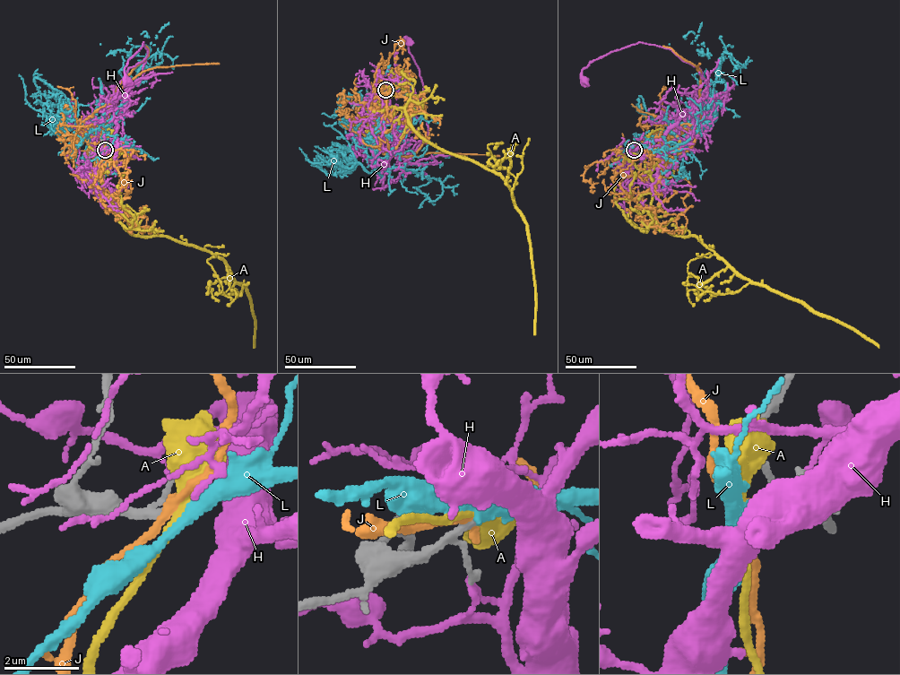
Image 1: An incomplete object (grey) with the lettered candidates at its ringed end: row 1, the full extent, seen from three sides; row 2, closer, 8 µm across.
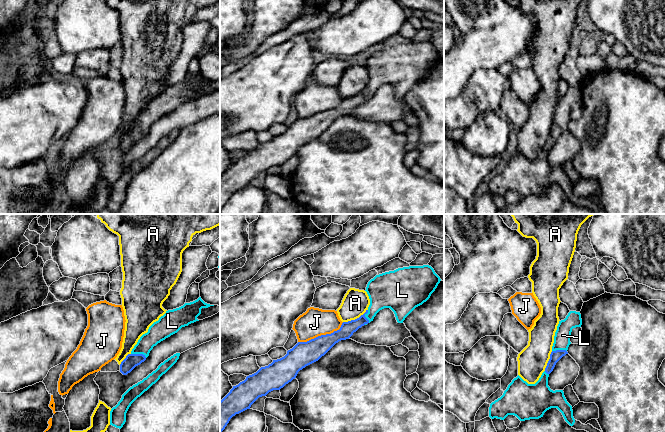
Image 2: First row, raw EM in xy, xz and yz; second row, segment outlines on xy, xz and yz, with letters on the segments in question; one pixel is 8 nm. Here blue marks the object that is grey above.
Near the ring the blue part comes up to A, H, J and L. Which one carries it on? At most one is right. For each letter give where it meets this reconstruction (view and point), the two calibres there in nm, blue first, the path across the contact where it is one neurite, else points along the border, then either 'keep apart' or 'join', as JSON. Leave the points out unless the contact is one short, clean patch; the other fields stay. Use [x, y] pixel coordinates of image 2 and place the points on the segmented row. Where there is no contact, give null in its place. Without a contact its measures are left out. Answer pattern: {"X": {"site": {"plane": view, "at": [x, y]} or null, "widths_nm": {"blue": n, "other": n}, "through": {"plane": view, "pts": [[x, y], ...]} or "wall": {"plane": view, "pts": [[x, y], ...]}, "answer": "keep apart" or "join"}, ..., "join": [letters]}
{"A": {"site": {"plane": "xz", "at": [355, 319]}, "widths_nm": {"blue": 120, "other": 200}, "wall": {"plane": "xz", "pts": [[367, 309], [358, 317], [343, 322]]}, "answer": "keep apart"}, "H": {"site": null, "answer": "keep apart"}, "J": {"site": {"plane": "xz", "at": [321, 335]}, "widths_nm": {"blue": 190, "other": 220}, "answer": "keep apart"}, "L": {"site": {"plane": "xy", "at": [139, 354]}, "widths_nm": {"blue": 110, "other": 160}, "answer": "join"}, "join": ["L"]}

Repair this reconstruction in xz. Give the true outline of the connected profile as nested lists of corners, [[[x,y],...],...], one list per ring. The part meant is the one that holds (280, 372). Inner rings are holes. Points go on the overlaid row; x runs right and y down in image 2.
[[[429,265],[403,267],[376,275],[368,282],[365,290],[369,296],[370,305],[363,315],[355,320],[343,322],[340,329],[331,334],[321,335],[307,342],[298,342],[287,351],[284,357],[273,360],[268,366],[261,367],[256,373],[247,376],[244,381],[233,386],[230,392],[220,401],[220,432],[225,429],[233,416],[250,409],[259,397],[266,396],[273,390],[283,388],[296,378],[300,370],[318,361],[336,343],[349,339],[359,328],[373,321],[380,310],[390,308],[394,312],[397,322],[403,323],[416,307],[430,298],[440,281],[440,277]]]

